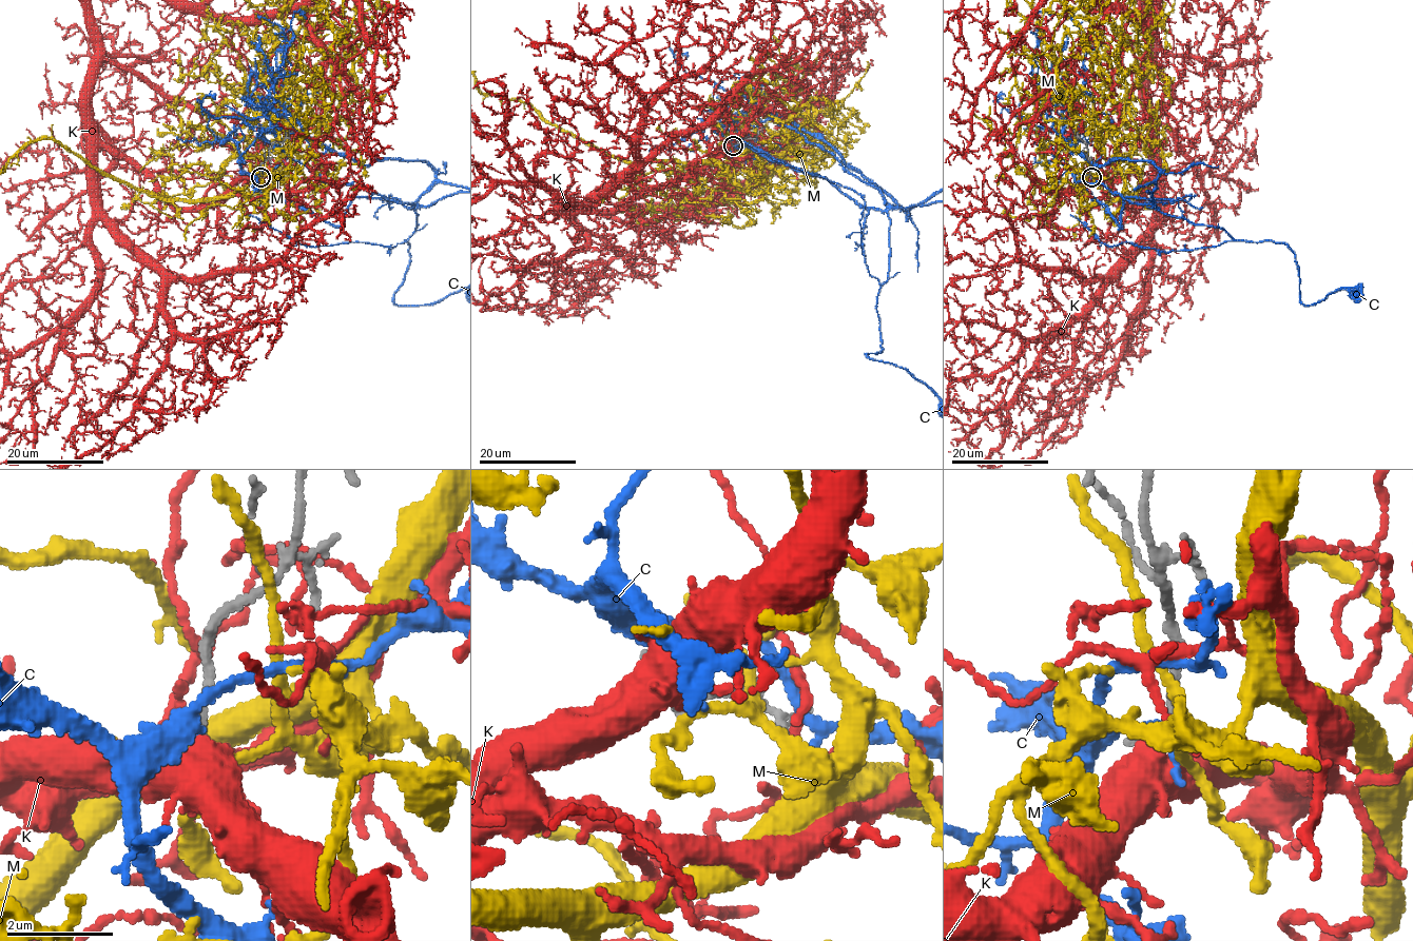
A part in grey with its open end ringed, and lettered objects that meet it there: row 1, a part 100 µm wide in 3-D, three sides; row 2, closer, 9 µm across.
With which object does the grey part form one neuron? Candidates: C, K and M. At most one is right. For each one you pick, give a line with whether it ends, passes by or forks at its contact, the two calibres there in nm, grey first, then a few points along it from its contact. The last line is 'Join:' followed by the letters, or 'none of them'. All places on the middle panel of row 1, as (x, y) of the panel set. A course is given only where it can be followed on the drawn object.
Join: none of them

